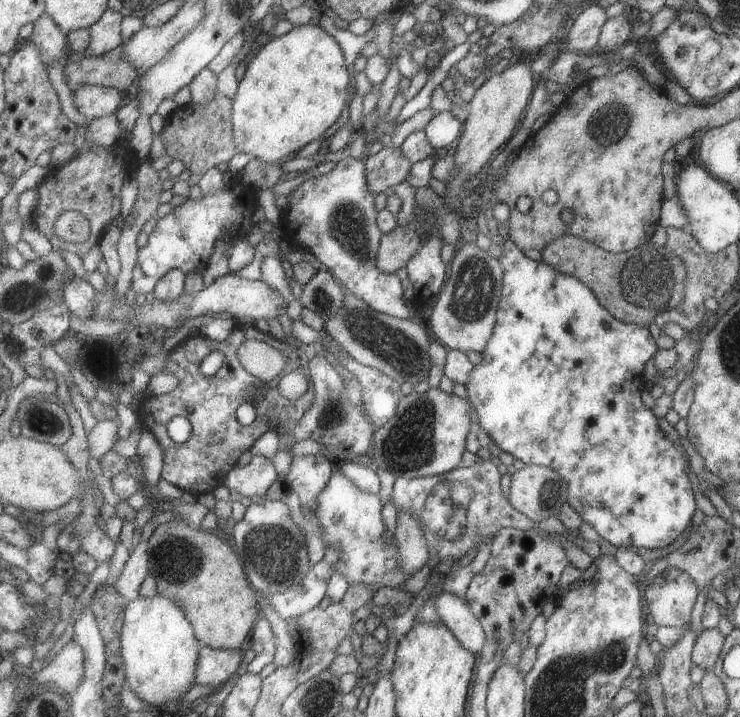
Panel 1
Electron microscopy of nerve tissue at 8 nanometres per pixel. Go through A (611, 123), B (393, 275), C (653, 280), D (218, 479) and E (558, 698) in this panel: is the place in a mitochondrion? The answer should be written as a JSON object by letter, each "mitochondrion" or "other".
{"A":"mitochondrion","B":"other","C":"mitochondrion","D":"other","E":"mitochondrion"}

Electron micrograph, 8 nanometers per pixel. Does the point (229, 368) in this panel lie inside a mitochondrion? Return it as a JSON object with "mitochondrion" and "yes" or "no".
{"mitochondrion":"no"}

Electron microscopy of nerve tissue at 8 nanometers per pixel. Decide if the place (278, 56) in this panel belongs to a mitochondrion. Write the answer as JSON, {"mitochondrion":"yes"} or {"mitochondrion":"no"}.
{"mitochondrion":"no"}

